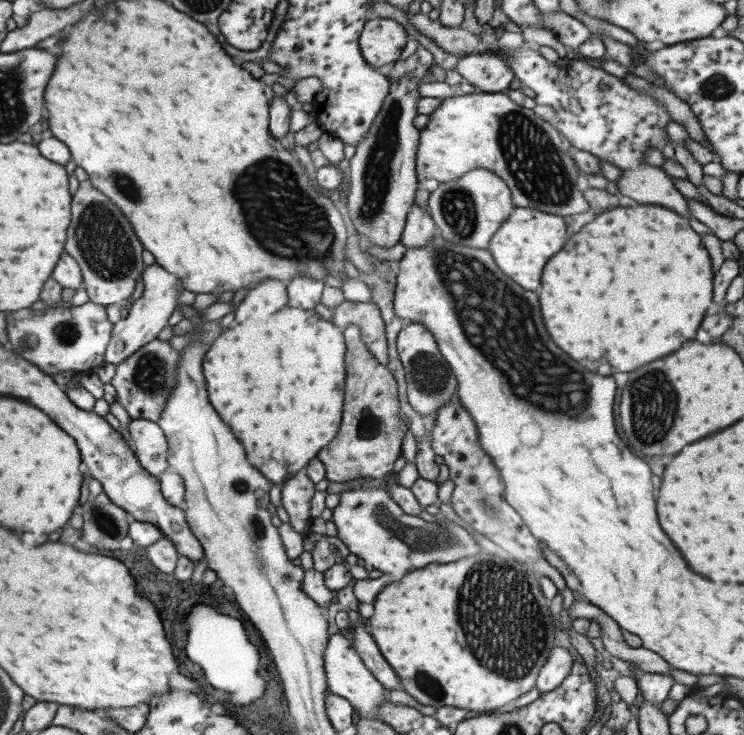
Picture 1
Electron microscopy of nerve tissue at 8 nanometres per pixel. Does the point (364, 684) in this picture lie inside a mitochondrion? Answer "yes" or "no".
no

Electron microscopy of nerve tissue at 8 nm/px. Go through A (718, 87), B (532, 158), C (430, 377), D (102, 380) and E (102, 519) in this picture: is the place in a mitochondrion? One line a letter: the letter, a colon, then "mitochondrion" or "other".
A: mitochondrion
B: mitochondrion
C: mitochondrion
D: other
E: mitochondrion

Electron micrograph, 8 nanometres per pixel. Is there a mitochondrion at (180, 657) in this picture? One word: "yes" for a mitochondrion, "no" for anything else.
no

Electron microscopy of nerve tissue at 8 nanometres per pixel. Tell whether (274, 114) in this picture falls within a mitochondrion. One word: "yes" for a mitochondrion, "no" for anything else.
no

